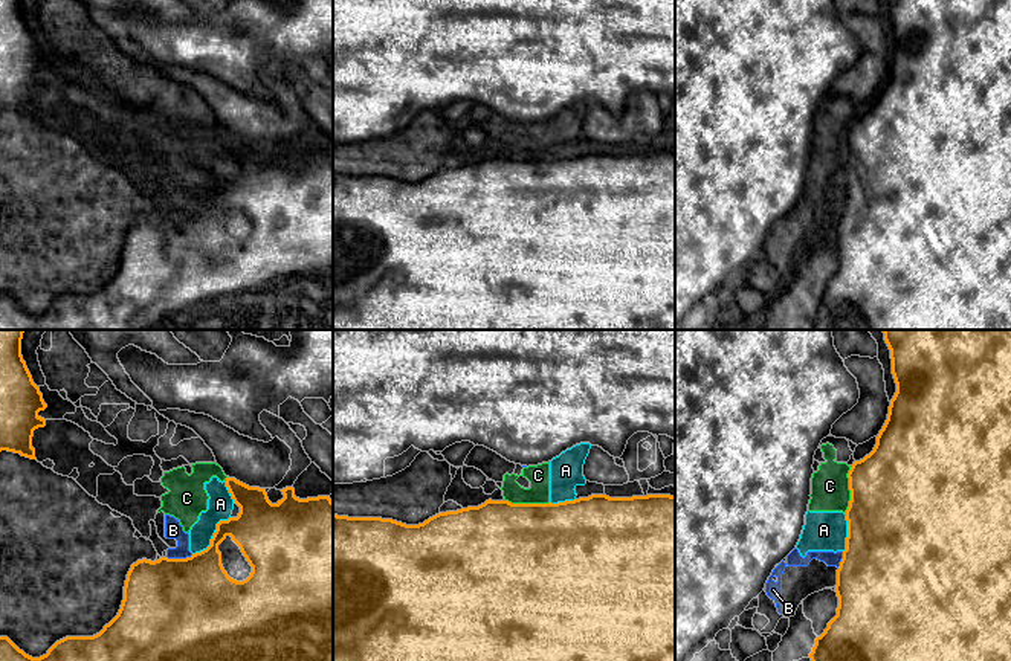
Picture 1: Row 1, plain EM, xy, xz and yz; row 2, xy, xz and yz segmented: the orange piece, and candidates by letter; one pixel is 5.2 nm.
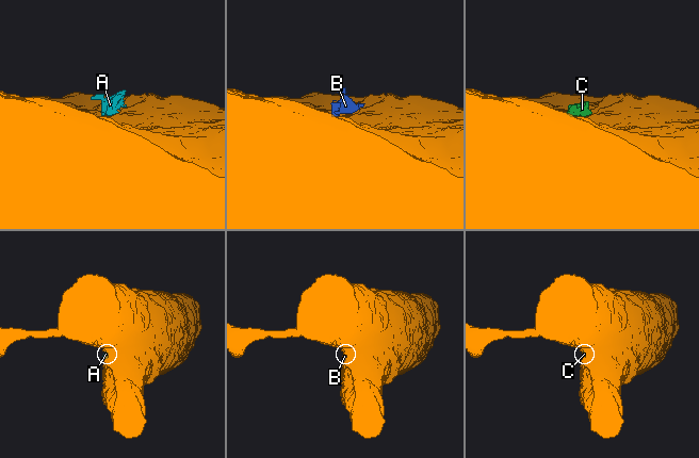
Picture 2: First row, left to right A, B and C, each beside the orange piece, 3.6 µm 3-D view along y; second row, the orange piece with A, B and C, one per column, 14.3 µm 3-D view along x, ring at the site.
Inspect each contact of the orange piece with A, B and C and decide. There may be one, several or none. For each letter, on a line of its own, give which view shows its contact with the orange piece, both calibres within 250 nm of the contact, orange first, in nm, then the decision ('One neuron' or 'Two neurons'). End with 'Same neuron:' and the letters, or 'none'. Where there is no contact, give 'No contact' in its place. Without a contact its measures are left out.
A: Touches orange in xy. Thickness 280 nm (orange) against 140 nm. Two neurons
B: Touches orange in xy. Thickness 500 nm (orange) against 100 nm. Two neurons
C: Touches orange in yz. Thickness 500 nm (orange) against 200 nm. Two neurons
Same neuron: none

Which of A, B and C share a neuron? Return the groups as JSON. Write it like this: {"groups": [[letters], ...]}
{"groups": [["A", "B", "C"]]}

